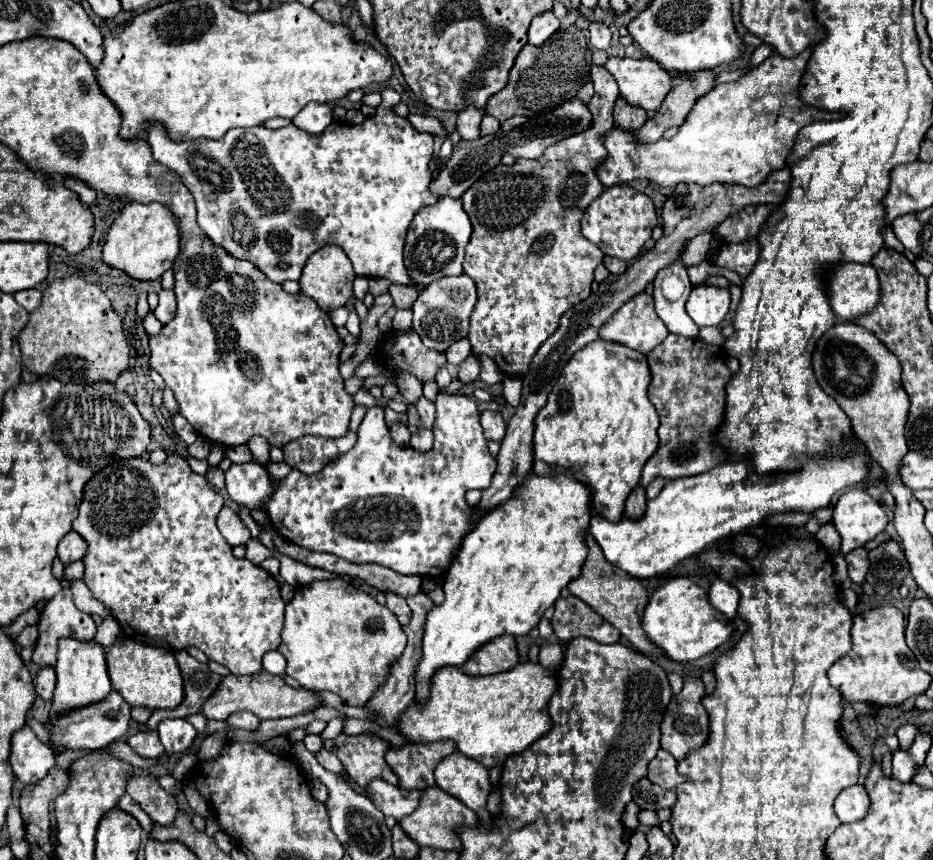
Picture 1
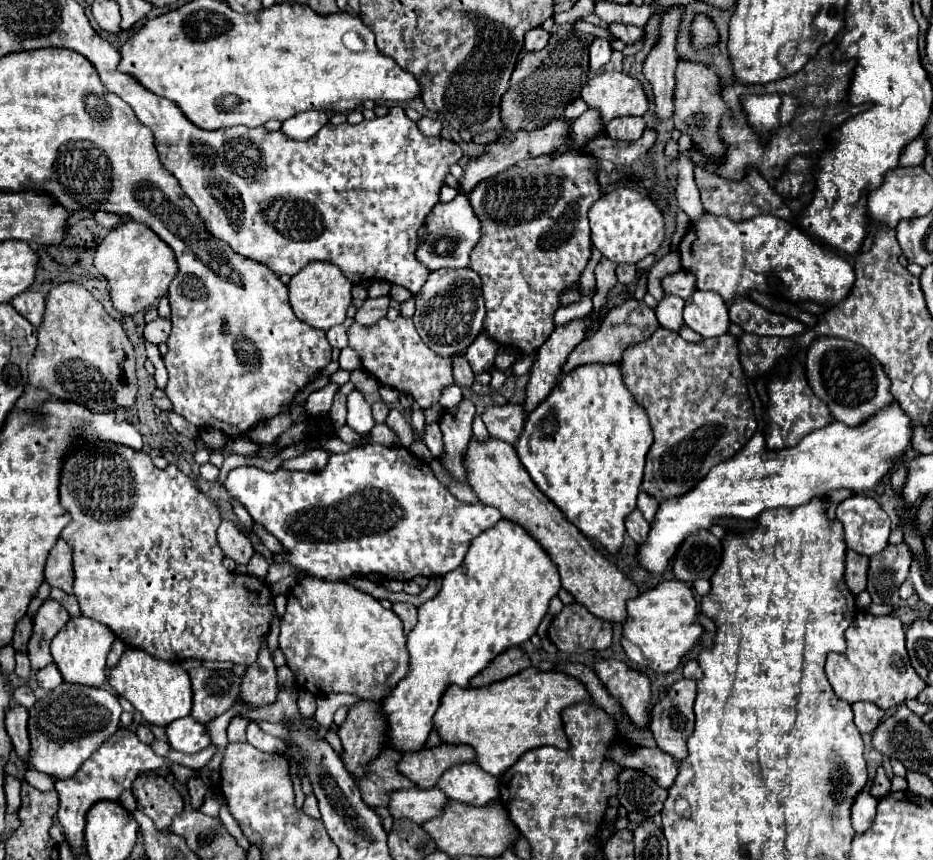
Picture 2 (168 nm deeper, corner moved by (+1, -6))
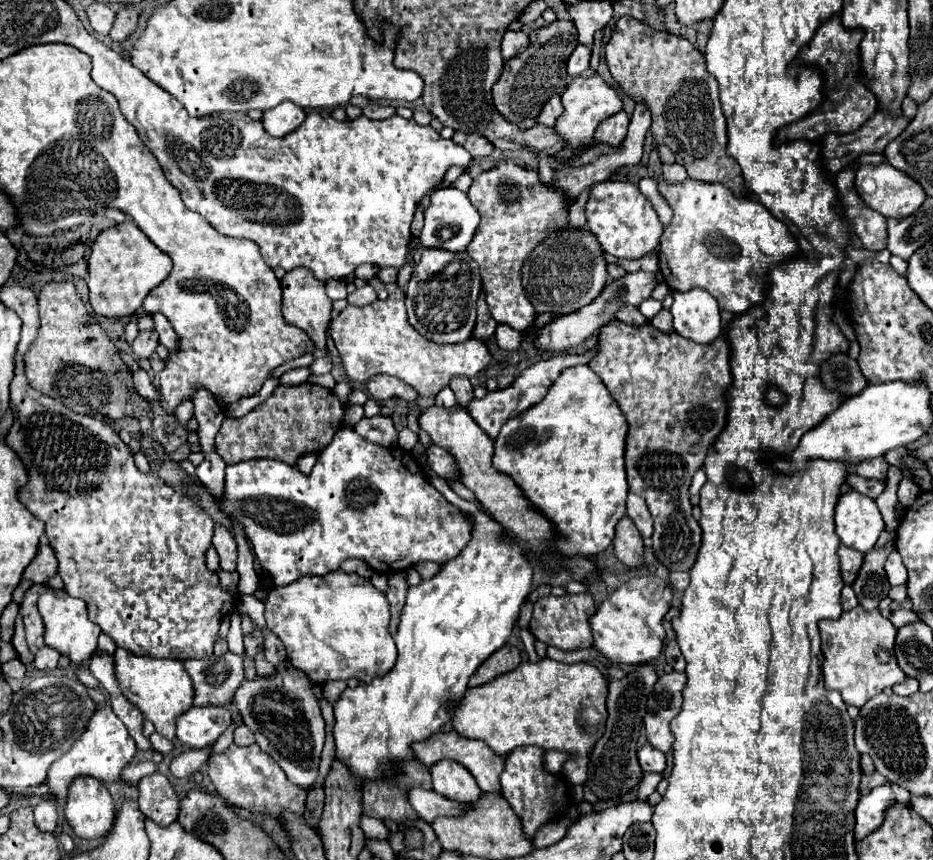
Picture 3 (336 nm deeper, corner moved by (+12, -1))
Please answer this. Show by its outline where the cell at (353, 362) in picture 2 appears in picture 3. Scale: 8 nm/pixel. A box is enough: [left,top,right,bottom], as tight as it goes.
[309,357,331,375]

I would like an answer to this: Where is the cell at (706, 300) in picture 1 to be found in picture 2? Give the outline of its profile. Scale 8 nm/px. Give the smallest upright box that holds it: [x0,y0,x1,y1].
[684,290,730,338]

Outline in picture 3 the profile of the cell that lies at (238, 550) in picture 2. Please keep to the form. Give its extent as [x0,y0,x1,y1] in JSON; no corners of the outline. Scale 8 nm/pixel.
[213,525,237,571]

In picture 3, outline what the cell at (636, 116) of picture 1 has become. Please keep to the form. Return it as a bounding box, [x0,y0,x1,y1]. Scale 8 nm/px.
[595,111,629,147]

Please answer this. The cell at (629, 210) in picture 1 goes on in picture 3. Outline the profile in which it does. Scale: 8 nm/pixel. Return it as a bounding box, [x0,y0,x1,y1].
[587,181,663,259]

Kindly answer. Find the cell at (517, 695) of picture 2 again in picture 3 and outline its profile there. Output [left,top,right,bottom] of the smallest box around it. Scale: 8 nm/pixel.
[453,657,607,785]

